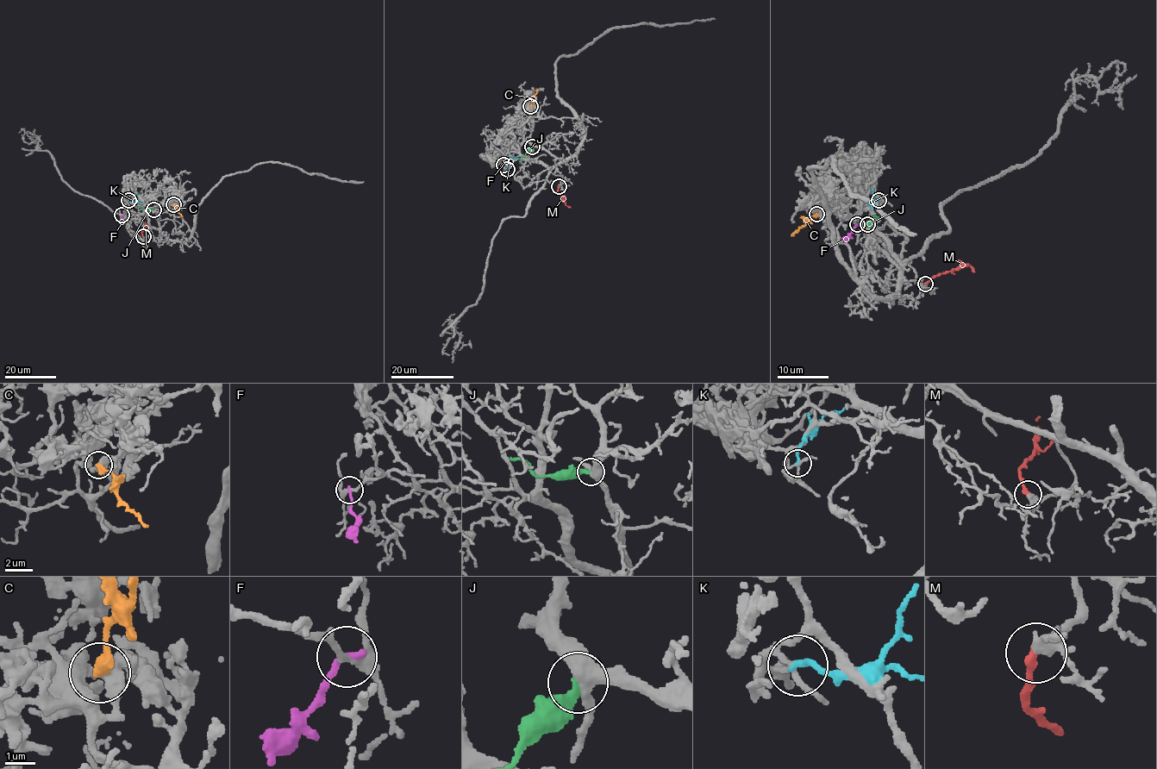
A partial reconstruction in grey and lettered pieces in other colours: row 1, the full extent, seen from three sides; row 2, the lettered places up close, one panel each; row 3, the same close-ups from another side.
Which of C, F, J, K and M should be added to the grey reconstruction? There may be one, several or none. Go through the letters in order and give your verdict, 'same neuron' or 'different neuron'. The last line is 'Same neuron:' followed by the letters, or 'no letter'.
C: different neuron
F: different neuron
J: different neuron
K: different neuron
M: same neuron
Same neuron: M

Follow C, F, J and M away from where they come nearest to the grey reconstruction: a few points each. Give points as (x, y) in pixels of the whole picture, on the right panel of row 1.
C: (816, 214), (811, 215), (791, 235)
F: (857, 223), (843, 241)
J: (867, 225), (872, 217), (878, 218)
M: (925, 284), (961, 265), (968, 265), (974, 271)

